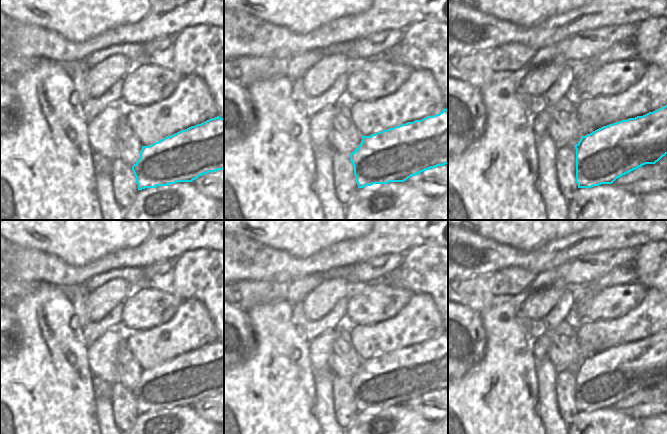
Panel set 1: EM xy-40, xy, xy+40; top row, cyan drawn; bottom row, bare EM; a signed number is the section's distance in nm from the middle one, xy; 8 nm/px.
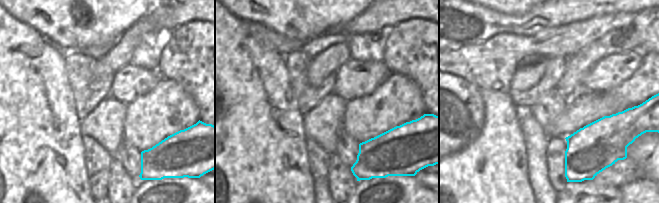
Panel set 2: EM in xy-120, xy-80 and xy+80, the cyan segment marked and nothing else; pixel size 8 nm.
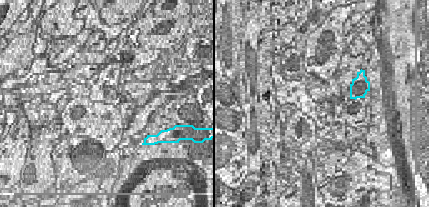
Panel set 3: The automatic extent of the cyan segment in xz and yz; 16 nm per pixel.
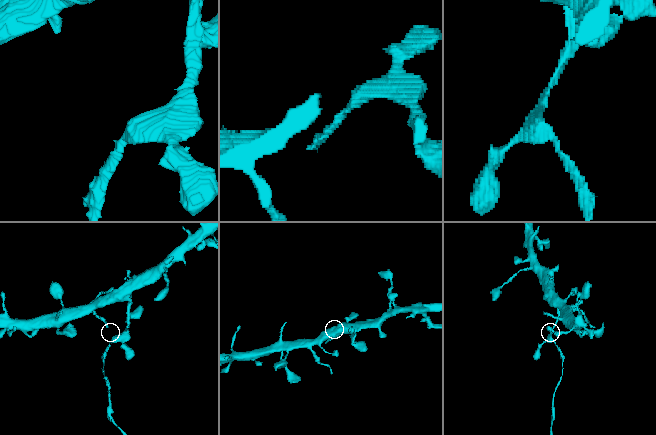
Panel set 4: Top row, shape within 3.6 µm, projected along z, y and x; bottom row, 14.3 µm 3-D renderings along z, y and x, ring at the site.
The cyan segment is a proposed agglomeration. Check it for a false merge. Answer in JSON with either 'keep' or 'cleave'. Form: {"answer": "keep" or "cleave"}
{"answer": "cleave"}

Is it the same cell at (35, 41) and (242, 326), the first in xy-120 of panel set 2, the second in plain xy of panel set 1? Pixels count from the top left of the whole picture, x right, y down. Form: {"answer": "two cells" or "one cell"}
{"answer": "two cells"}

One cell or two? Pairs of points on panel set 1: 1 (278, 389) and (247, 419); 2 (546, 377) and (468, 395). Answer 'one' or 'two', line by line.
1: one
2: two

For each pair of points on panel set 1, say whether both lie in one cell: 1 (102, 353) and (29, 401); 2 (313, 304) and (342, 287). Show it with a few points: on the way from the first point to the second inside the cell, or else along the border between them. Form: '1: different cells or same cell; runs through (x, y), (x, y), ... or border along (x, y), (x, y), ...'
1: different cells; border along (87, 346), (87, 364), (92, 375)
2: same cell; runs through (320, 301), (329, 292), (335, 290)

